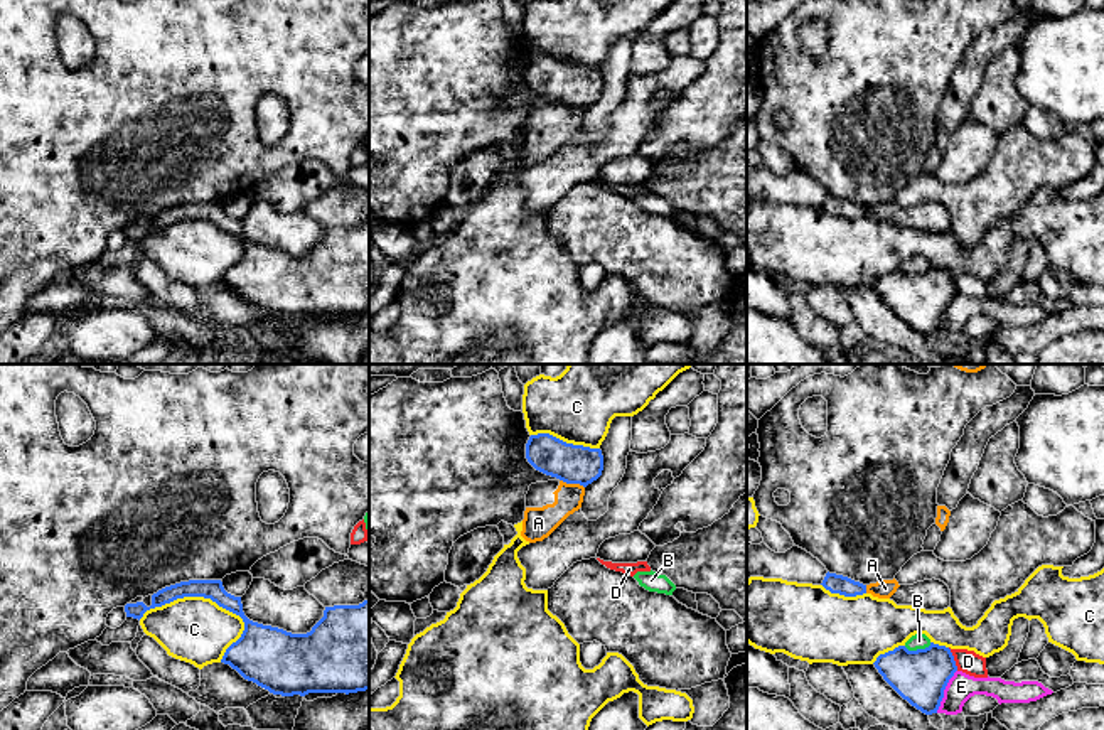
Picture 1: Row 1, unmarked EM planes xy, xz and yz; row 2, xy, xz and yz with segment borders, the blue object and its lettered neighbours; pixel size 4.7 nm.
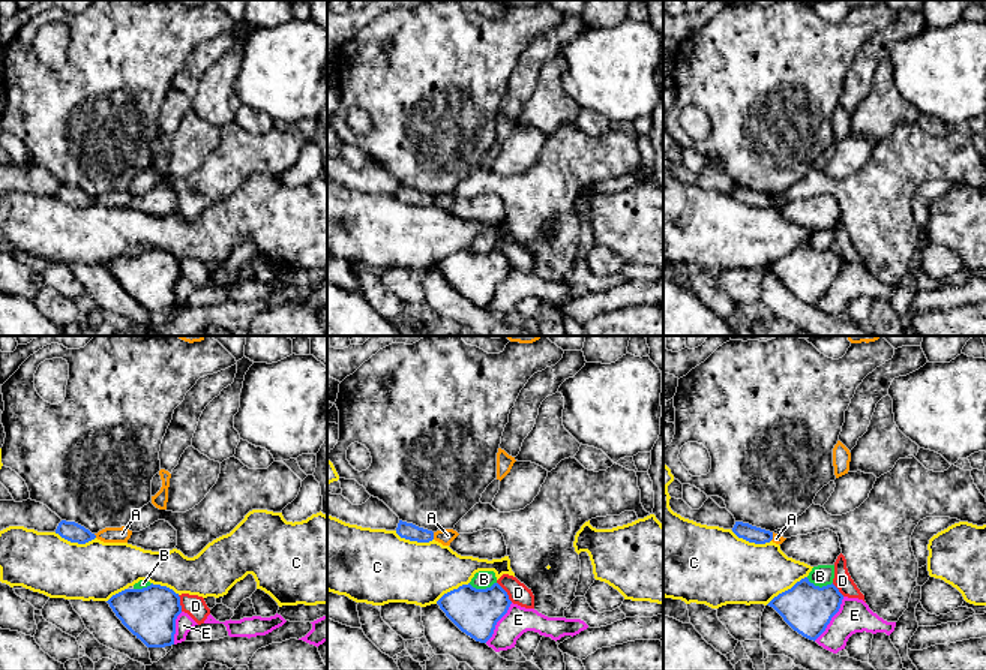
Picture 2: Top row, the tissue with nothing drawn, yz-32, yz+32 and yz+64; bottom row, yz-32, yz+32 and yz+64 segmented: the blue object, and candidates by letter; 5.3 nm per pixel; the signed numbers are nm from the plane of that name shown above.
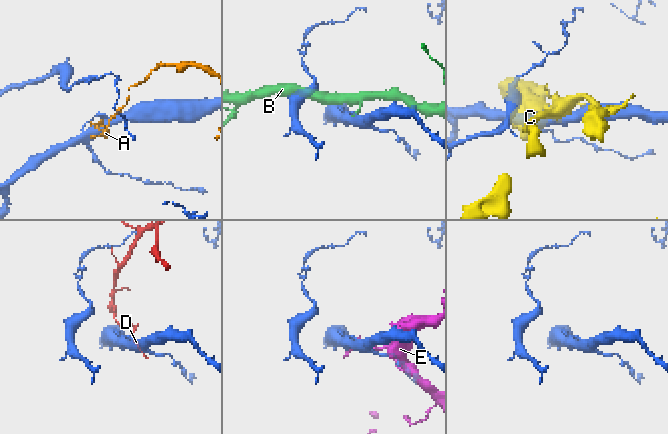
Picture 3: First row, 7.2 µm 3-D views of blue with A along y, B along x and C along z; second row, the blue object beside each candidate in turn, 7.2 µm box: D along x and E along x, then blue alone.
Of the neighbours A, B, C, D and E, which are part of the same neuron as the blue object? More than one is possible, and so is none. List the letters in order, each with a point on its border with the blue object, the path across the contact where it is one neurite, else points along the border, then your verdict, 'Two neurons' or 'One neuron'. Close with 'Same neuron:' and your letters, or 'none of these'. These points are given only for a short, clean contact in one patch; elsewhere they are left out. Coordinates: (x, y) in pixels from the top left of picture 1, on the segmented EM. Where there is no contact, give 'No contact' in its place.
A: Touches blue at xz (572, 483). Boundary: xz (560, 479), (584, 488). Two neurons
B: Touches blue at yz (917, 649). Two neurons
C: Touches blue at xy (196, 595). Two neurons
D: Touches blue at yz (953, 660). Two neurons
E: Touches blue at yz (943, 692). Two neurons
Same neuron: none of these

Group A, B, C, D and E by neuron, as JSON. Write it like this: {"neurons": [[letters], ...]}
{"neurons": [["A"], ["B"], ["C"], ["D"], ["E"]]}

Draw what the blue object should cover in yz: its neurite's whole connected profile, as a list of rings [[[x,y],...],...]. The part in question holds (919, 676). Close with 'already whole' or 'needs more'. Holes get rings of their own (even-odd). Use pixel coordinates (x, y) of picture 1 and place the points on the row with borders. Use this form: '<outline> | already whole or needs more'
[[[930,642],[925,649],[898,646],[873,663],[883,679],[925,715],[937,713],[949,679],[957,671],[949,647]]] | already whole

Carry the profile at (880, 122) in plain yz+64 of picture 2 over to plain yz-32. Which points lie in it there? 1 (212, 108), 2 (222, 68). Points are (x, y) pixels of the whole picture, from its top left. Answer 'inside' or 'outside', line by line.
1: inside
2: inside

